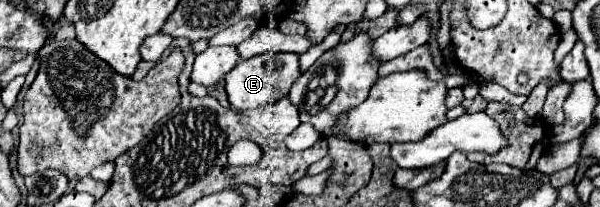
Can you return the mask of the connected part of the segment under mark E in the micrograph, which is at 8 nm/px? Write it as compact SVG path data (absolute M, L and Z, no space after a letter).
M264 53L252 59L240 61L228 75L226 75L226 93L228 101L234 109L256 109L262 105L270 105L288 95L292 83L300 79L300 55L296 53Z

